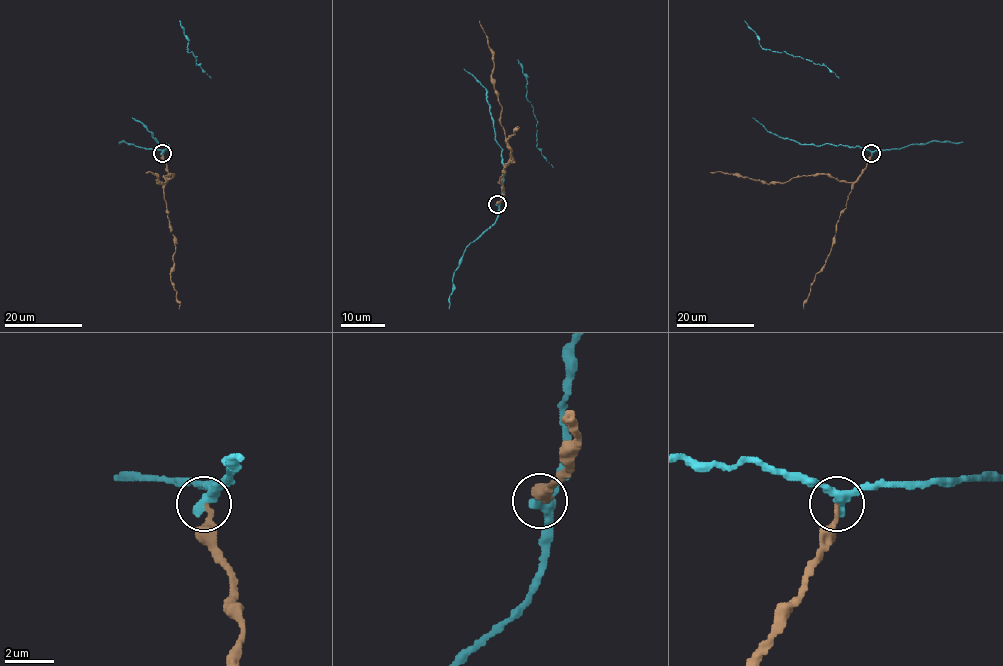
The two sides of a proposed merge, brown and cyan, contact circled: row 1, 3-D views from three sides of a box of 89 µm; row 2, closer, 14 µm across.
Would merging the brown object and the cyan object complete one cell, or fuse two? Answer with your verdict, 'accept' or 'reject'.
reject

